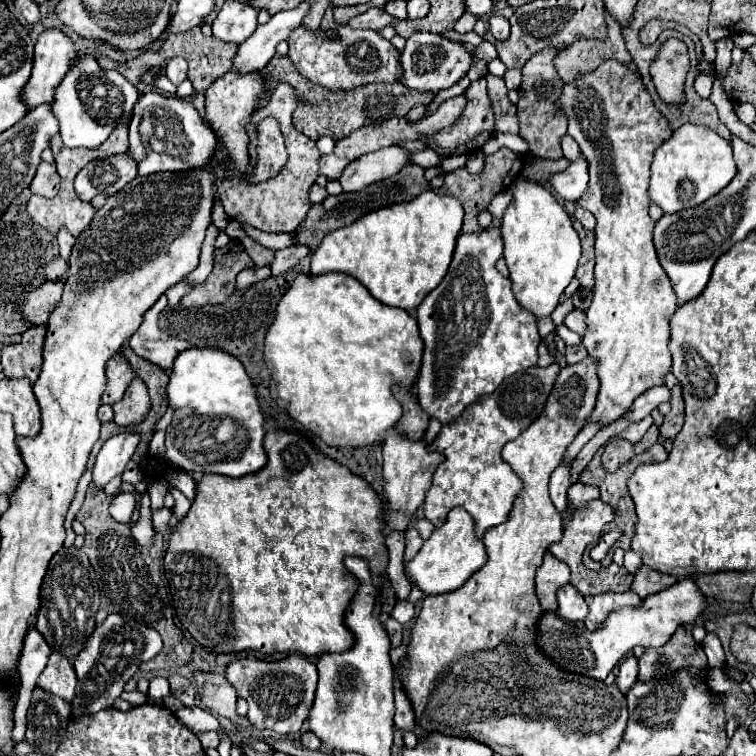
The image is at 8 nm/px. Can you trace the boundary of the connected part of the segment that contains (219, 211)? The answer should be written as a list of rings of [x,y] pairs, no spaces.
[[[215,199],[215,207],[211,209],[211,221],[213,221],[213,225],[215,227],[219,227],[219,229],[223,229],[225,225],[227,225],[227,213],[223,211],[223,205],[219,203],[219,199]]]

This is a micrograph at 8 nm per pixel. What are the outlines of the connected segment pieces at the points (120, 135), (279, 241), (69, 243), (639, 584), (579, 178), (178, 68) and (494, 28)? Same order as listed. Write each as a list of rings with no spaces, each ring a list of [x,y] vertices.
[[[119,123],[111,135],[98,148],[99,153],[104,157],[126,153],[129,148],[128,125],[127,131],[119,131]]]
[[[243,225],[243,229],[247,231],[249,237],[253,237],[253,239],[259,241],[261,245],[273,250],[281,250],[293,245],[293,237],[295,233],[263,233],[263,231],[251,229],[249,225]]]
[[[61,227],[59,233],[57,233],[57,239],[59,239],[59,255],[61,255],[63,259],[67,259],[67,257],[71,255],[71,247],[73,247],[73,243],[75,243],[75,237],[71,237],[69,231]]]
[[[641,565],[639,567],[639,573],[635,573],[635,581],[631,585],[631,589],[641,597],[645,599],[647,595],[653,595],[653,593],[659,593],[671,585],[677,583],[677,577],[673,575],[665,575],[665,573],[659,573],[647,565]]]
[[[579,155],[579,159],[575,159],[575,163],[571,163],[561,173],[549,175],[547,181],[563,199],[575,203],[579,199],[579,195],[583,195],[587,189],[587,181],[589,181],[587,167],[589,167],[587,159],[583,155]]]
[[[179,57],[169,59],[167,65],[165,65],[165,75],[169,77],[171,83],[179,85],[183,79],[187,79],[187,63],[183,59],[179,59]]]
[[[491,15],[489,17],[489,31],[491,31],[491,35],[495,39],[503,41],[509,35],[509,21],[505,17],[501,17],[501,15]]]

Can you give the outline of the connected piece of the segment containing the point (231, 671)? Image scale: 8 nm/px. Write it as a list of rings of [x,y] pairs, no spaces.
[[[287,655],[281,661],[261,661],[261,659],[235,659],[225,669],[227,681],[235,687],[237,695],[249,703],[247,719],[255,729],[267,729],[277,735],[297,733],[303,721],[309,717],[315,685],[317,685],[317,667],[301,655]]]

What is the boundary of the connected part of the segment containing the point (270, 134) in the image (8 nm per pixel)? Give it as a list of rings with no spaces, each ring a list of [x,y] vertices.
[[[263,119],[257,125],[257,163],[253,171],[245,177],[247,183],[257,185],[279,175],[288,160],[284,139],[275,119]]]

